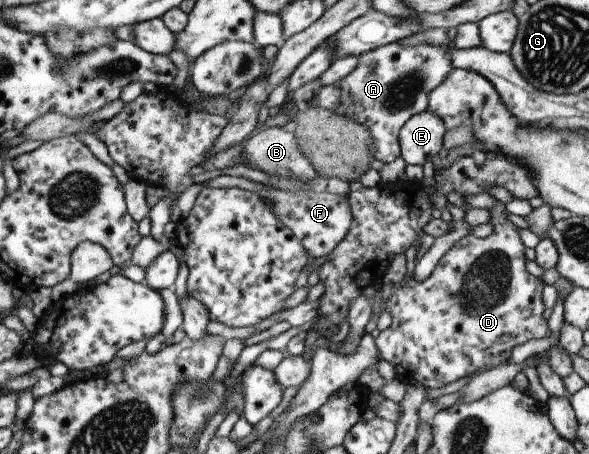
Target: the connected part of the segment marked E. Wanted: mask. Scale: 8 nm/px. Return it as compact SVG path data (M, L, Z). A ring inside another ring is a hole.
M428 110L412 115L399 130L399 155L406 165L422 166L443 148L445 131L443 122Z

